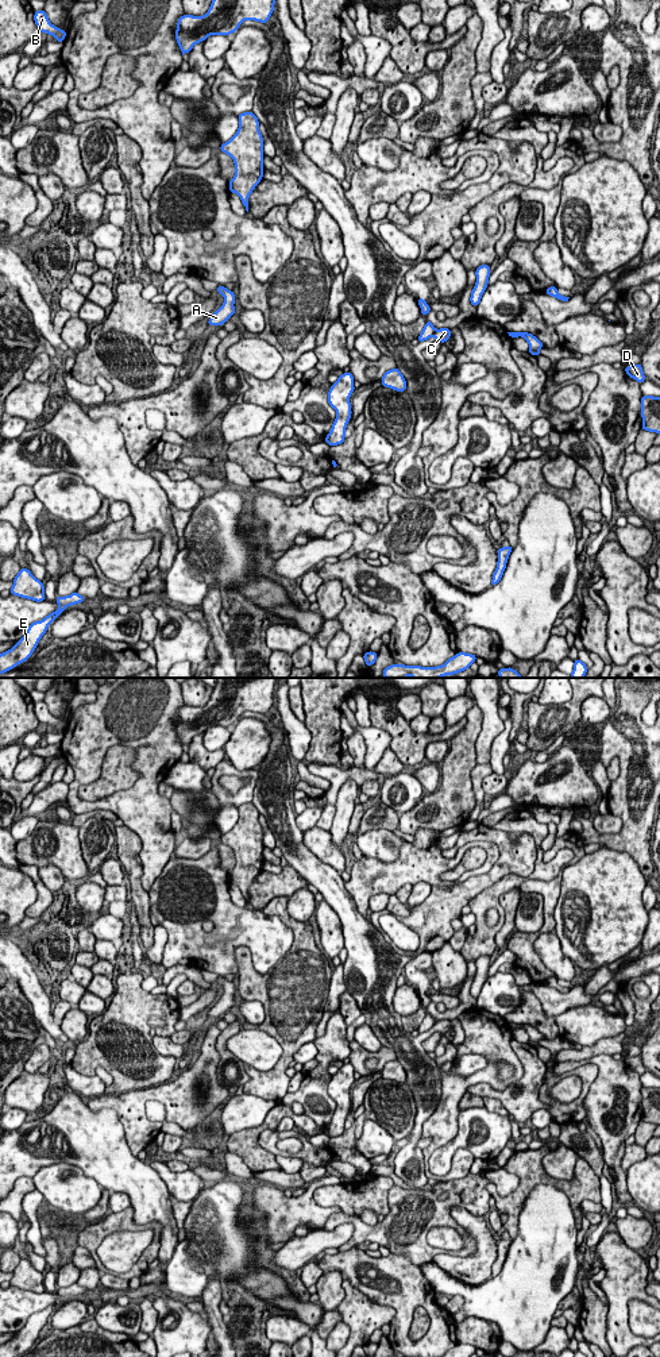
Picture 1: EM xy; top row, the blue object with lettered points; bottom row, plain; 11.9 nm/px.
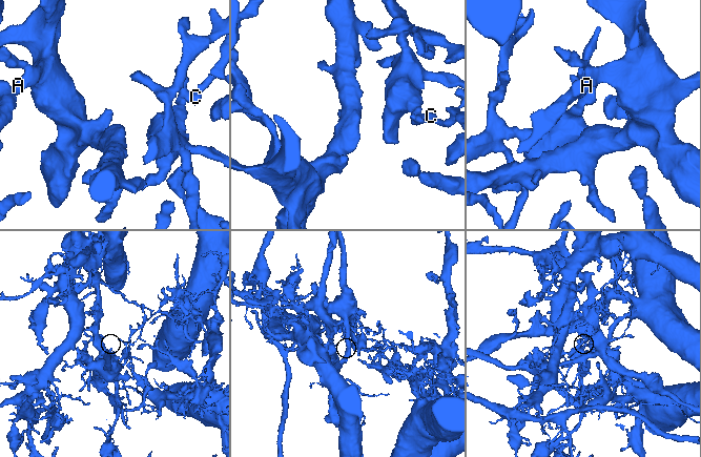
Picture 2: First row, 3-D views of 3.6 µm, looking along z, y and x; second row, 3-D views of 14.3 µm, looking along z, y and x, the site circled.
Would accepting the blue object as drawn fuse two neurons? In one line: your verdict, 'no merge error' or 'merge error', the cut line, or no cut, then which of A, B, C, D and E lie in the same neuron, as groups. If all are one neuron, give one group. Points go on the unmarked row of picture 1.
merge error; cut xy (436, 1021), (432, 1026); groups A B D E / C

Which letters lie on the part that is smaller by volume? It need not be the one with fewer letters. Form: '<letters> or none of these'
A, B, D, E

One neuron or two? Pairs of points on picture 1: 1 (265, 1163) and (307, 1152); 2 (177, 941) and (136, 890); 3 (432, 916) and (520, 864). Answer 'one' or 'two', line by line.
1: two
2: two
3: one

